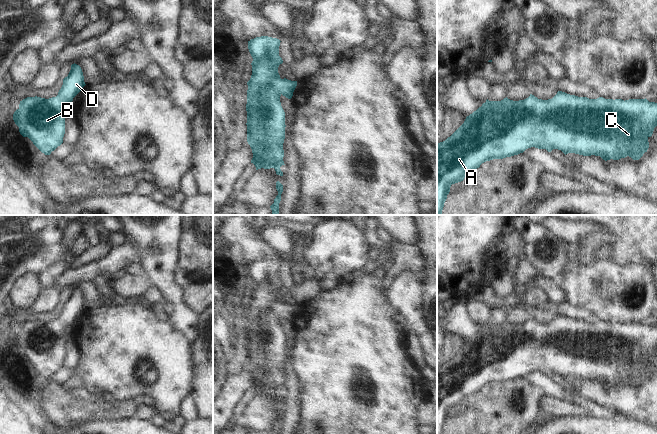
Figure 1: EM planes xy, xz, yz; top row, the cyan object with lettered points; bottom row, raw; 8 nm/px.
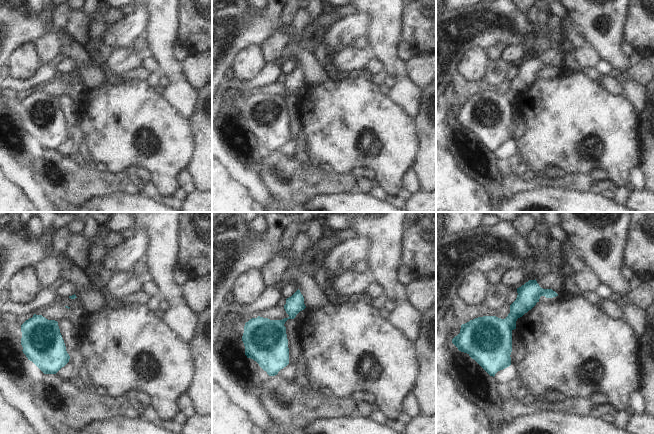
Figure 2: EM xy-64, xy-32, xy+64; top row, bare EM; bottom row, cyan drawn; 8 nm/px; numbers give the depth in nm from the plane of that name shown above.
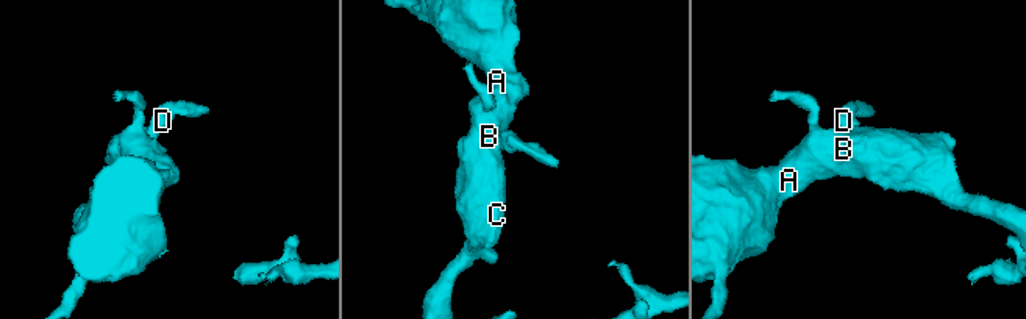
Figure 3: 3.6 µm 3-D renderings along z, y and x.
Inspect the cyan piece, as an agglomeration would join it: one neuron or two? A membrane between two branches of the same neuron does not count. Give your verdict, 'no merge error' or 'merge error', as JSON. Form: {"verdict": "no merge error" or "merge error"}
{"verdict": "no merge error"}

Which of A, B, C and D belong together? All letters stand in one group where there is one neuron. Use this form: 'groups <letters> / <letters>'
groups A B C D

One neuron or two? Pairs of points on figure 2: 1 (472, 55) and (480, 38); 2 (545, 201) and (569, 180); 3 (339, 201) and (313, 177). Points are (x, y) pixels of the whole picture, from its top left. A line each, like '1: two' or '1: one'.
1: two
2: two
3: two

